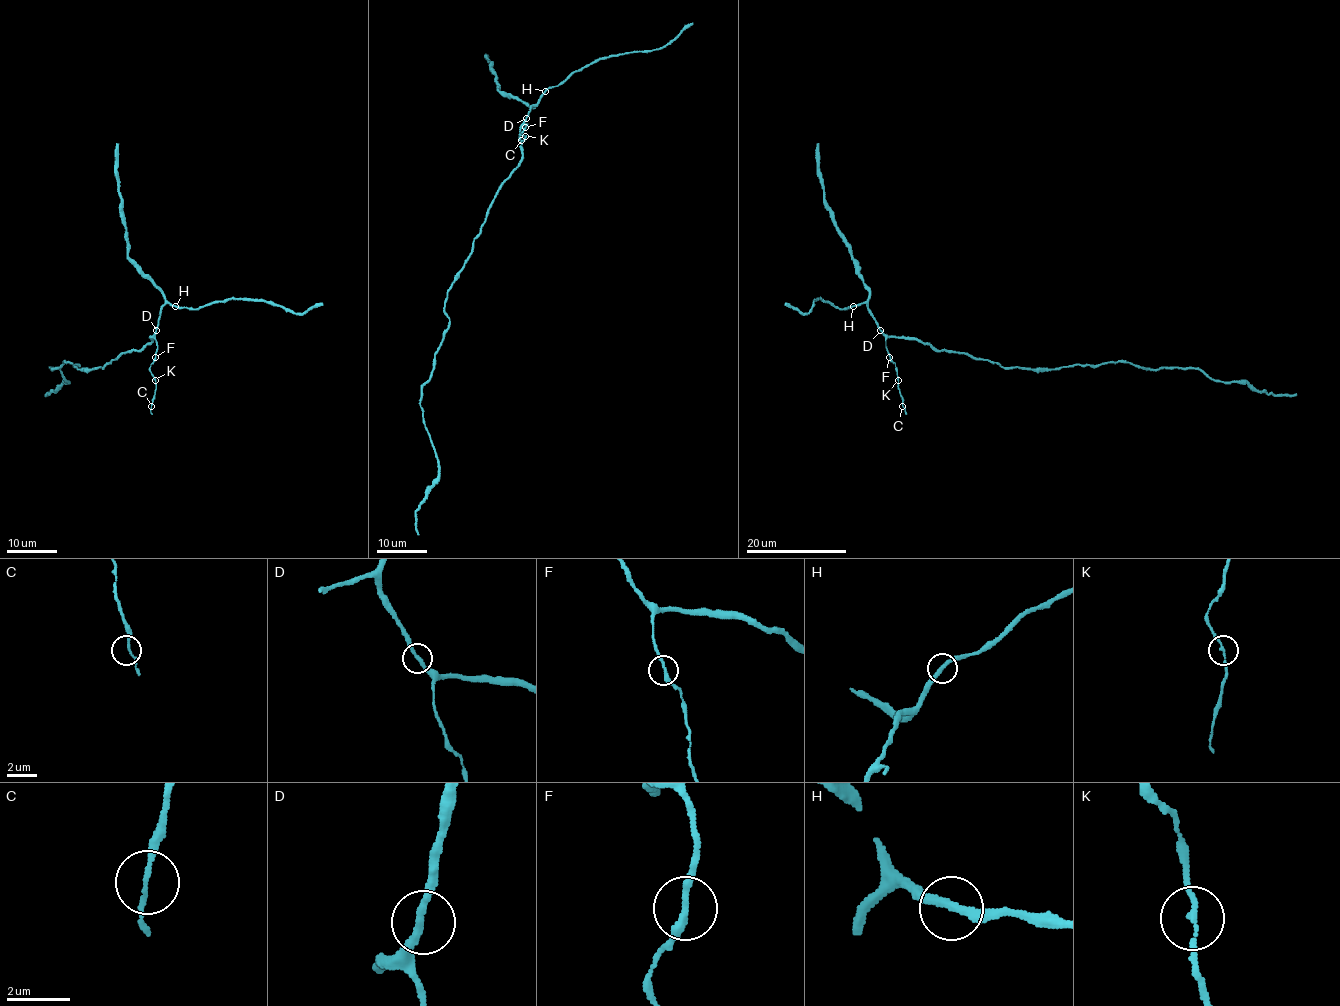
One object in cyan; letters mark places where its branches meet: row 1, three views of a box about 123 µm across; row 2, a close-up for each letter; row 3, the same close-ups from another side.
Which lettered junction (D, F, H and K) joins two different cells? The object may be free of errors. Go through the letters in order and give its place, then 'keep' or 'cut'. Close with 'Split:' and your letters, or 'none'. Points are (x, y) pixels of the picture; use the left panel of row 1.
D: at (156, 330); keep
F: at (155, 357); keep
H: at (175, 306); keep
K: at (155, 380); keep
Split: none

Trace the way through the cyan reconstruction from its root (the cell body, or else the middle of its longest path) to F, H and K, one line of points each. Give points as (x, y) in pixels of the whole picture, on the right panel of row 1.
F: (986, 360), (964, 353), (934, 350), (919, 340), (894, 337), (885, 339), (889, 357)
H: (986, 360), (964, 353), (934, 350), (914, 339), (888, 337), (865, 303), (853, 306)
K: (986, 360), (964, 353), (934, 350), (914, 339), (888, 337), (885, 348), (895, 364), (898, 379)

